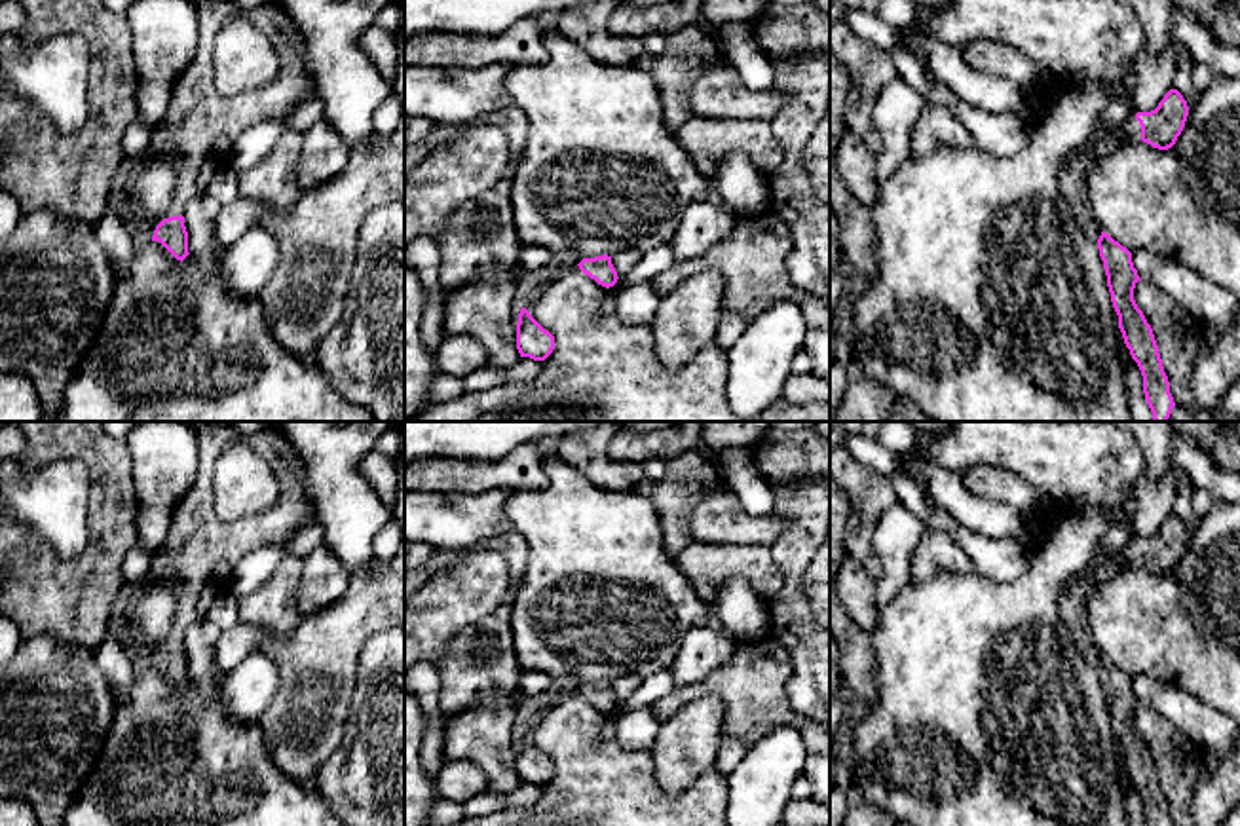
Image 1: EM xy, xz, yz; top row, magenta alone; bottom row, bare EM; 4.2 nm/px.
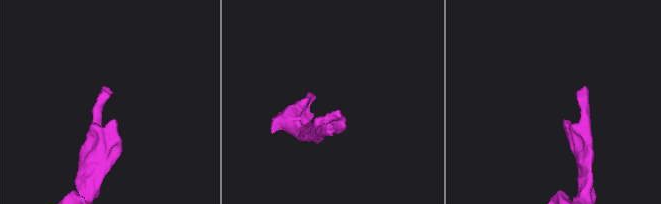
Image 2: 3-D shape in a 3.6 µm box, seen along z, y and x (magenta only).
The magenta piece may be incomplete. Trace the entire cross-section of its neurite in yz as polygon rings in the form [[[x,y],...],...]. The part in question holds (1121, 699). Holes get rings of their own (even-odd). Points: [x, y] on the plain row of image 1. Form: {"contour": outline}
{"contour": [[[1090,577],[1065,583],[1058,596],[1060,615],[1086,661],[1098,668],[1118,754],[1141,796],[1145,824],[1174,826],[1153,754],[1134,725],[1136,708],[1141,704],[1134,693],[1132,678],[1105,659],[1092,642],[1086,600],[1094,583],[1096,579]]]}

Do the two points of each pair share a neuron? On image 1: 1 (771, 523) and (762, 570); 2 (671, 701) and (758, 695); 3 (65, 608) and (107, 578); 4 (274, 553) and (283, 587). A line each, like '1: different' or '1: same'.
1: different
2: same
3: same
4: different

